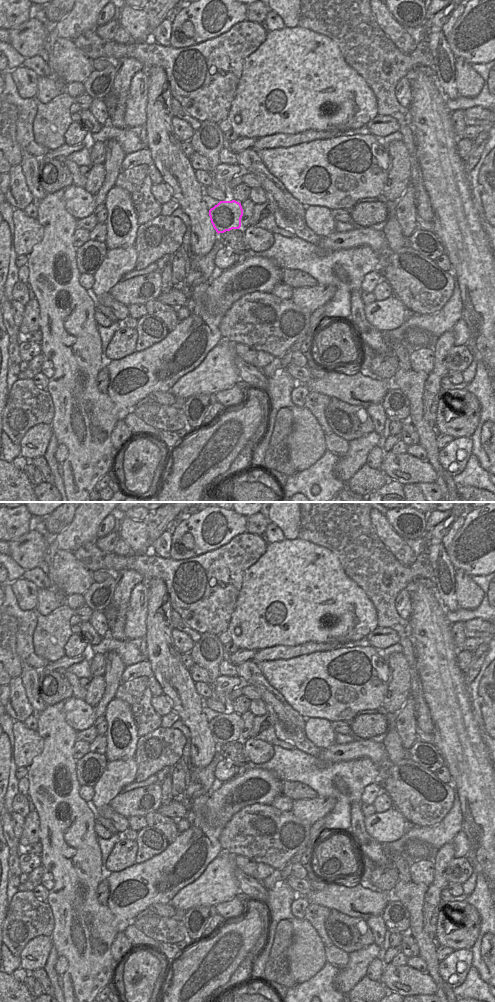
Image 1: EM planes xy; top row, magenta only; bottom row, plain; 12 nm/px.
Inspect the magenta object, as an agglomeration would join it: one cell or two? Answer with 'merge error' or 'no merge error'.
merge error

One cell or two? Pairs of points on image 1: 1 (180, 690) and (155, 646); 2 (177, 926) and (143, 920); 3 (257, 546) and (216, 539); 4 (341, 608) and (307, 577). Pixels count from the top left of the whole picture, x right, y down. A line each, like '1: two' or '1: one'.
1: one
2: one
3: two
4: one

